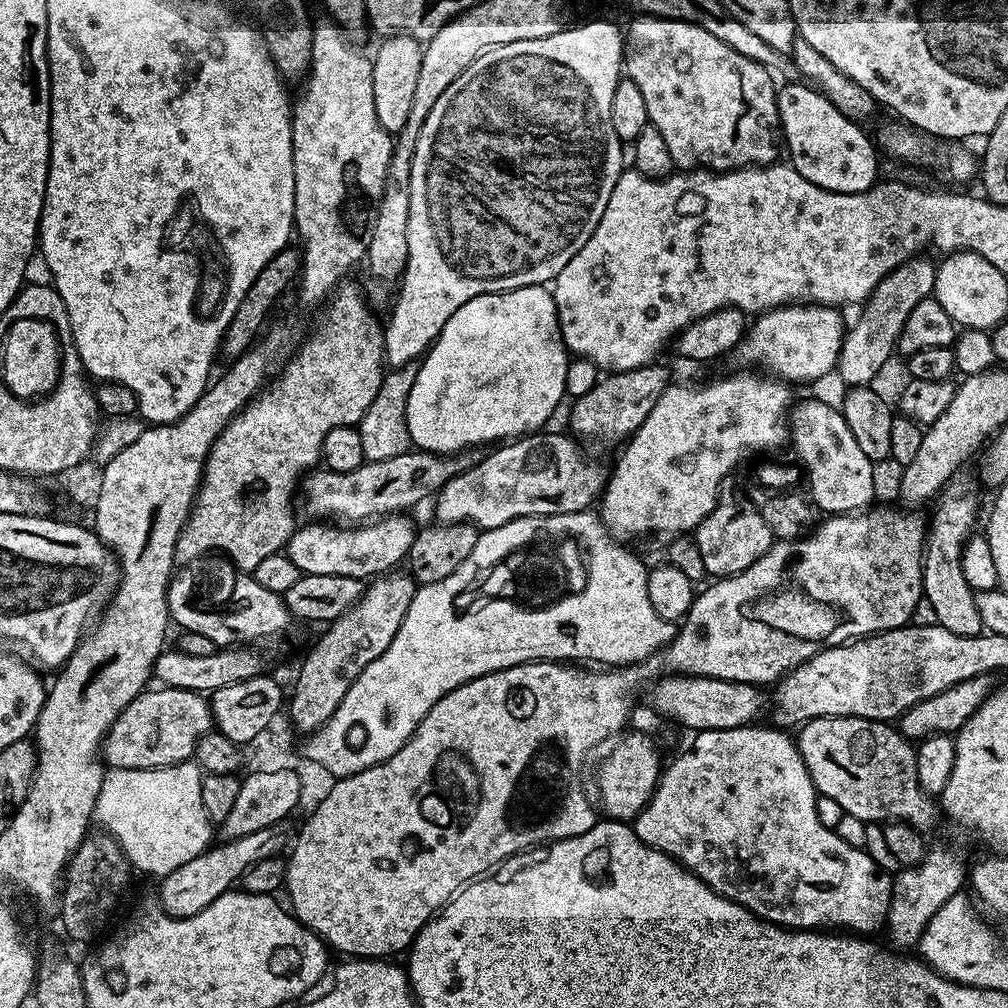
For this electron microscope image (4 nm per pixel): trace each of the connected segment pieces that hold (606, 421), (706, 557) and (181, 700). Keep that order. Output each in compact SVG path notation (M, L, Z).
M660 362L625 372L614 372L597 379L594 390L586 390L586 394L571 401L572 417L568 420L572 427L571 435L581 441L597 440L600 444L619 445L627 441L632 433L640 429L642 422L646 422L650 410L654 410L654 402L662 398L669 383L668 372Z
M725 491L721 495L713 512L694 529L694 539L698 550L702 554L705 573L712 578L723 578L725 576L737 576L739 572L745 572L774 542L772 530L763 520L755 504L747 495L735 496L734 493Z
M156 686L156 689L145 690L122 710L122 714L112 723L112 728L104 738L102 759L109 769L114 768L165 768L171 764L183 764L193 759L196 747L201 738L213 731L211 703L201 693L190 689L178 689Z

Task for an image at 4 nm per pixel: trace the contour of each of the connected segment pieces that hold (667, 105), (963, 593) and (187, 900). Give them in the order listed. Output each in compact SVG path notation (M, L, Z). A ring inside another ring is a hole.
M637 15L636 20L632 20L628 24L628 32L623 33L624 37L624 63L622 72L627 79L634 82L634 86L638 86L638 90L642 93L642 98L646 102L646 114L648 116L676 116L676 120L680 120L680 124L674 120L672 126L658 126L658 128L668 128L668 130L658 130L662 133L662 139L666 142L666 147L670 149L670 158L673 165L680 170L690 170L690 162L694 156L690 156L690 148L686 148L686 142L692 138L706 138L704 146L710 154L712 148L708 146L724 146L724 156L716 154L714 150L714 166L711 168L713 172L731 172L734 168L751 168L753 166L763 166L773 163L777 159L776 156L776 140L778 144L778 129L780 128L780 115L776 109L776 93L777 85L774 83L772 76L758 62L750 62L750 58L746 58L742 54L738 54L738 50L730 50L730 46L726 46L726 42L722 42L718 38L714 38L714 34L709 34L706 30L702 30L702 26L694 26L690 22L682 22L681 20L667 20L661 16L641 16Z
M953 478L944 485L938 499L935 501L936 509L932 512L932 520L930 516L930 523L926 528L926 535L924 537L924 559L922 561L922 596L931 601L931 605L934 606L935 613L937 614L937 623L942 625L946 630L950 630L954 634L966 634L967 636L979 636L981 635L983 624L982 620L978 616L978 609L975 605L976 593L966 582L966 574L962 574L962 550L964 544L967 542L969 536L973 535L974 529L972 528L976 524L976 488L968 480L960 480L961 478Z
M281 822L274 826L266 826L266 830L257 830L255 834L246 834L237 840L225 840L215 843L202 854L198 854L198 858L190 858L190 862L182 862L182 866L178 866L178 870L166 874L159 881L160 897L158 897L158 903L160 907L168 915L178 918L186 918L198 914L198 910L206 910L206 906L210 906L210 902L214 902L214 898L218 898L223 892L229 891L243 876L244 872L250 870L250 866L262 862L262 858L279 856L289 847L290 832L288 836L288 826L287 823Z

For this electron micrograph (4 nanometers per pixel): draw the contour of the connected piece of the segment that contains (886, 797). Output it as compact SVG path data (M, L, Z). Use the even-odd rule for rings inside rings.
M819 716L805 720L799 725L800 736L795 737L800 747L806 770L814 782L817 793L826 798L834 798L838 806L849 816L862 818L866 822L887 822L903 820L911 828L929 830L936 824L938 804L918 786L916 750L909 741L900 735L891 723L883 720L867 720L857 716Z

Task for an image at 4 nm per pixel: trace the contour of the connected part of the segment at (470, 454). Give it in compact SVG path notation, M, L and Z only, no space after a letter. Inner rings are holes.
M411 450L384 461L367 461L358 466L358 470L349 472L312 470L299 481L298 508L300 504L305 521L332 521L344 526L356 526L373 518L400 514L427 496L435 497L444 484L450 482L450 478L473 468L481 458L481 453L476 450L465 450L450 456Z

